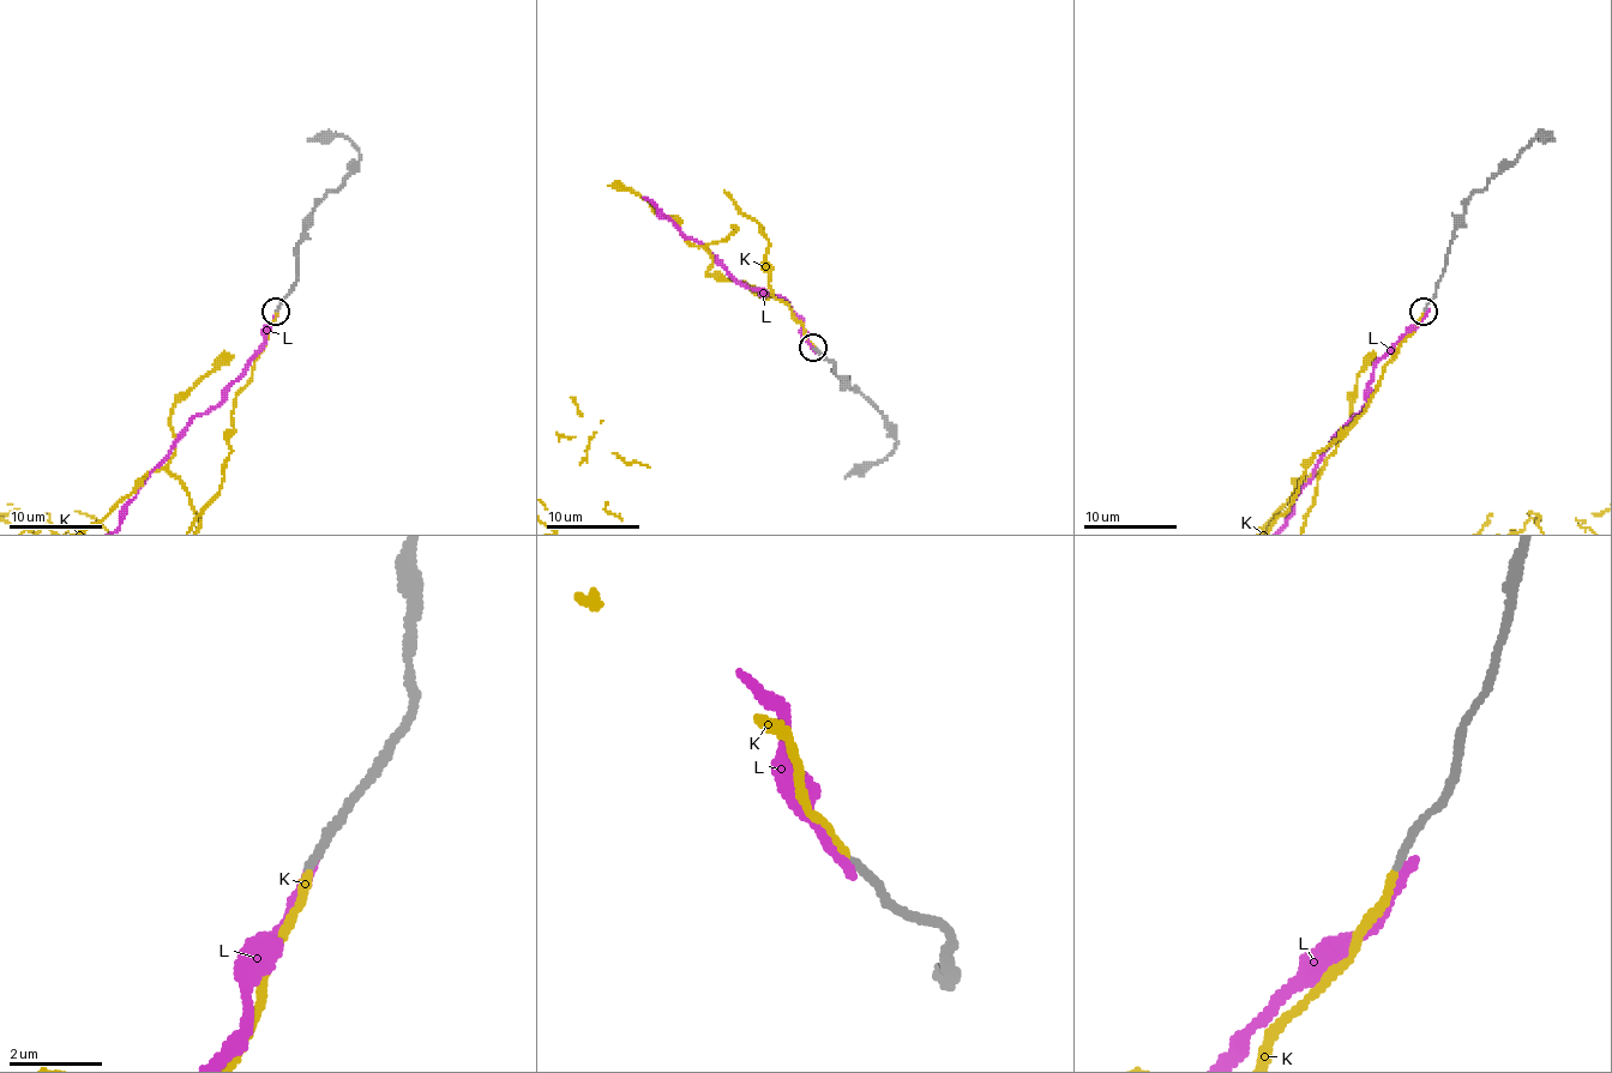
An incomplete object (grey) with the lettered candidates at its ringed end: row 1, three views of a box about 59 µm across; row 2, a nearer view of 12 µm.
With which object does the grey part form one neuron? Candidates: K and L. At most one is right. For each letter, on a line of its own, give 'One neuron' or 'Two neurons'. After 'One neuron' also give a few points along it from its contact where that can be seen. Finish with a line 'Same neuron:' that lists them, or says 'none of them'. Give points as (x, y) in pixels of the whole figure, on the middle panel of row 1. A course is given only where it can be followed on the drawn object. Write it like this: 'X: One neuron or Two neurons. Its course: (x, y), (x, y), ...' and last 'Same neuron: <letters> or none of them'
K: One neuron
L: Two neurons
Same neuron: K

